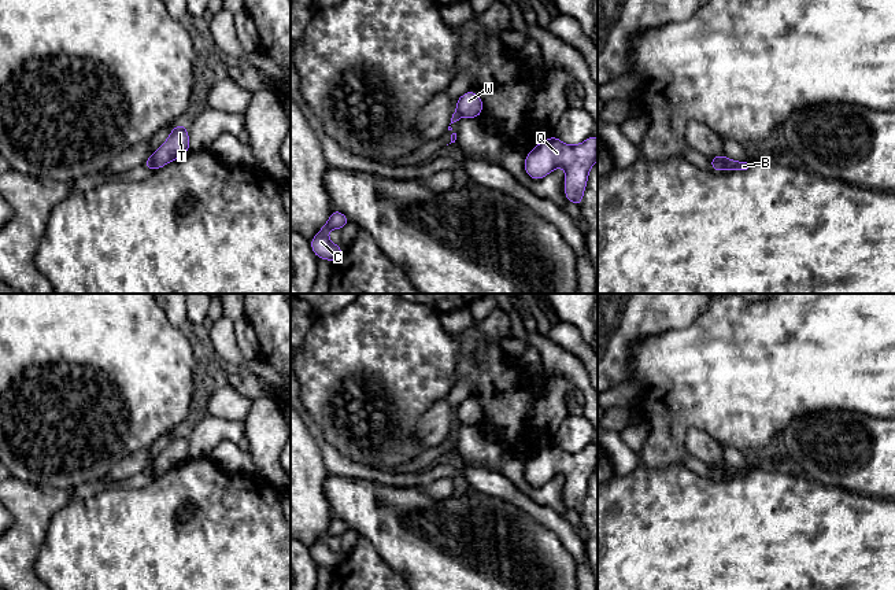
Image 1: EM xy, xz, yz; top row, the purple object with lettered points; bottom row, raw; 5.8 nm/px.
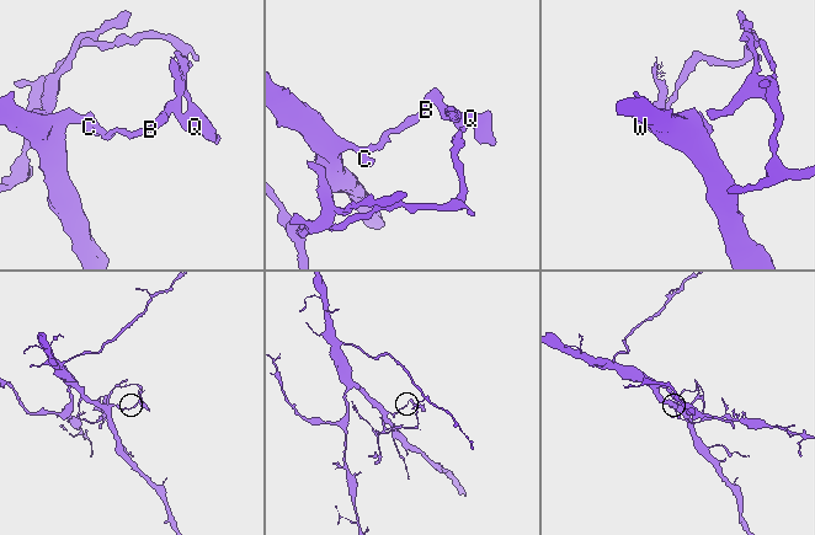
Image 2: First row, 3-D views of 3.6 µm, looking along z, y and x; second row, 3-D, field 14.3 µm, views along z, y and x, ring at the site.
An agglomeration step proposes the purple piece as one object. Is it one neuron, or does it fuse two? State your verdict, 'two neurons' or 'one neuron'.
two neurons

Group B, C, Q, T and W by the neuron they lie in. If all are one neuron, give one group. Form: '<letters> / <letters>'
B C / Q T W

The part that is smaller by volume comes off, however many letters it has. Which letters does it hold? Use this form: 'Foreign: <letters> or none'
Foreign: Q, T, W

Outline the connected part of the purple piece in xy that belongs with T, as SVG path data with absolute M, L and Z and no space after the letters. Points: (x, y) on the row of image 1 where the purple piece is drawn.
M177 125L169 139L151 155L152 169L158 170L171 161L181 158L189 151L189 136L186 128Z

